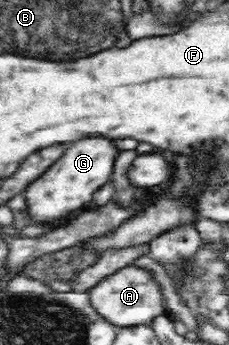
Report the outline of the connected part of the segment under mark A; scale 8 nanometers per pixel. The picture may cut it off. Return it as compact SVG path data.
M123 266L101 279L88 293L97 313L117 327L150 325L157 316L166 314L160 283L154 278L154 272L143 266Z

